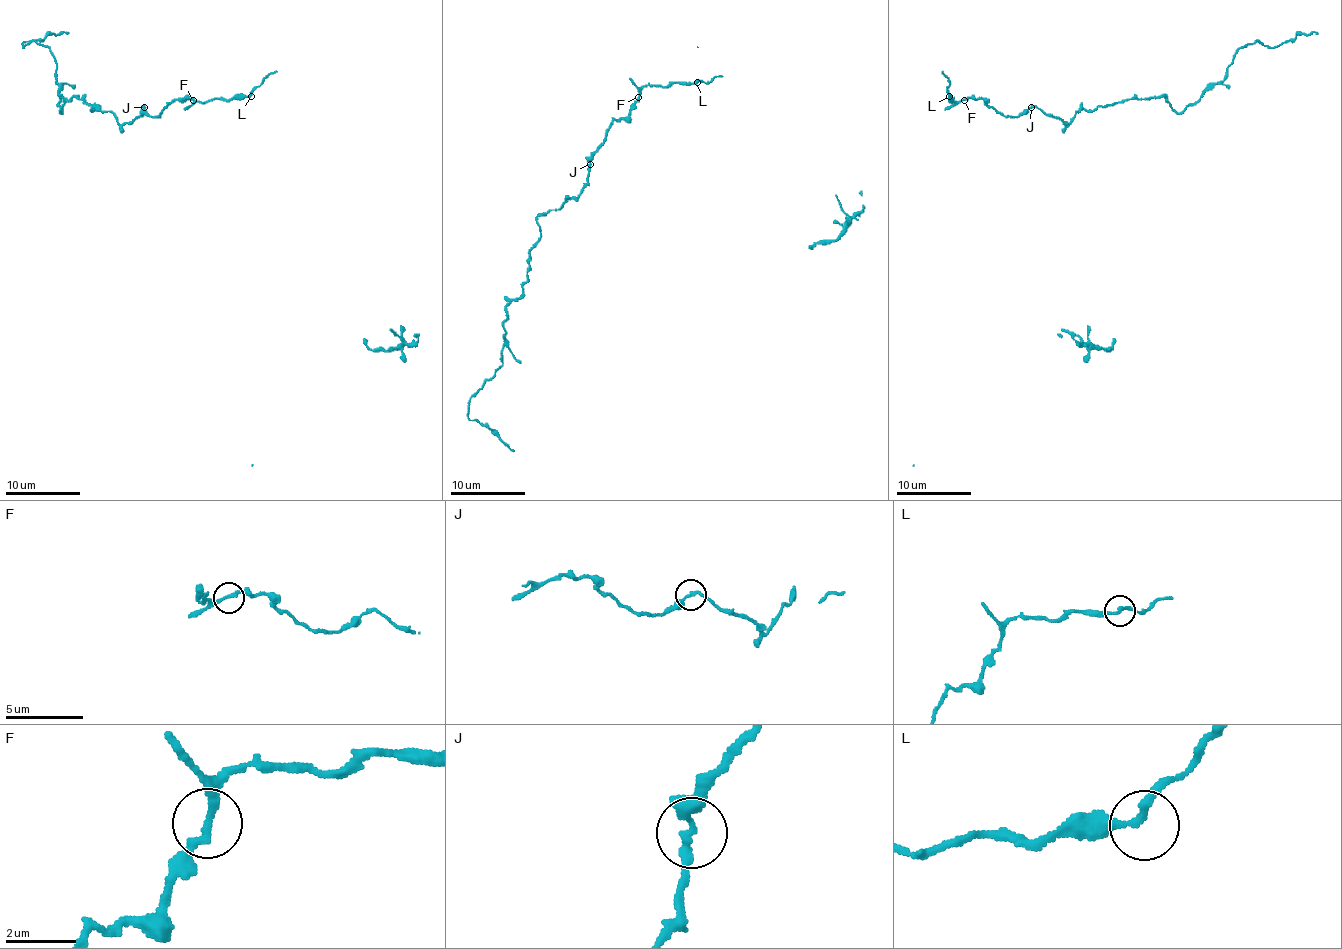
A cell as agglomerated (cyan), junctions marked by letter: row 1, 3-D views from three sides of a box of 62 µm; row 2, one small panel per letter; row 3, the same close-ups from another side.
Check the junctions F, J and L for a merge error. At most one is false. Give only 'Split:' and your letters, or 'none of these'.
Split: none of these

